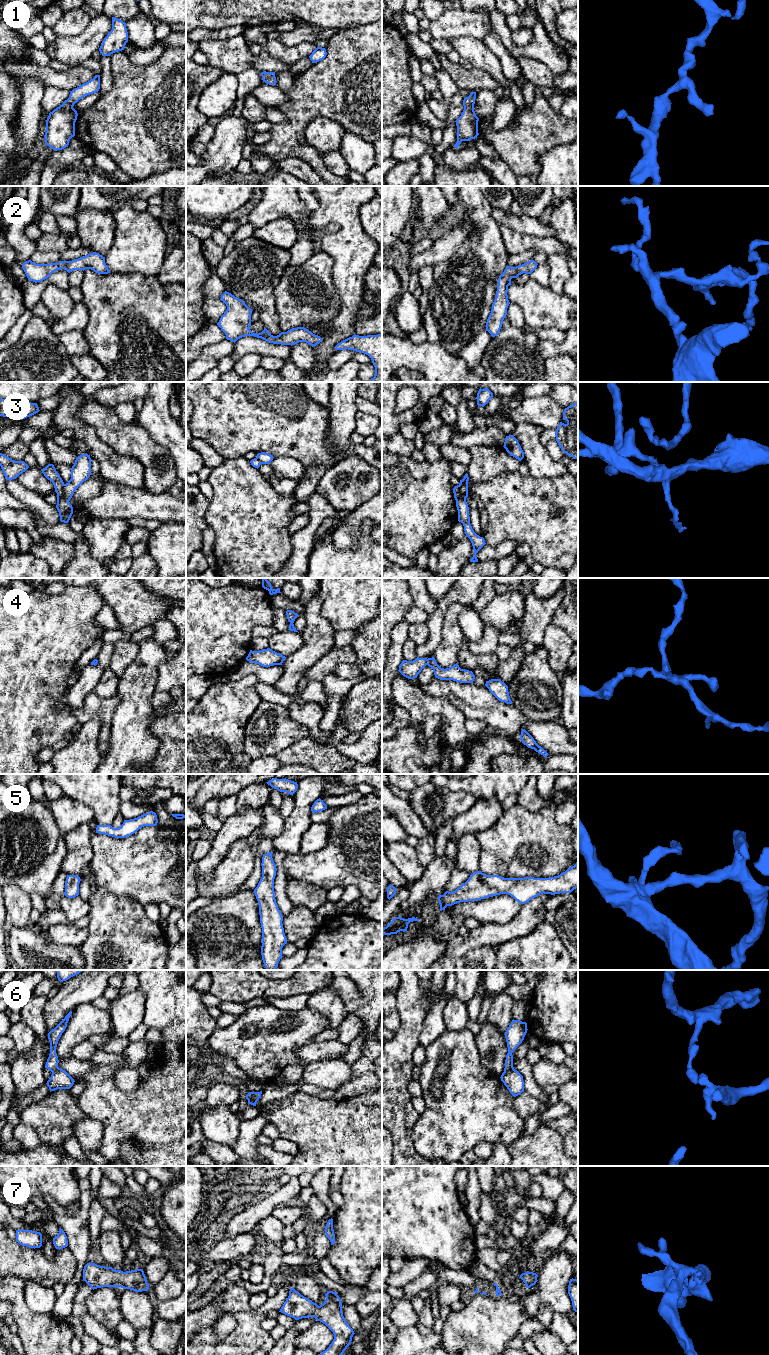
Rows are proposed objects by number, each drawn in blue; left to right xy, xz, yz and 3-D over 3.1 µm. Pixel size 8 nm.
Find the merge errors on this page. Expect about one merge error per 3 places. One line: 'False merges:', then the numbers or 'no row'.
False merges: 3, 6

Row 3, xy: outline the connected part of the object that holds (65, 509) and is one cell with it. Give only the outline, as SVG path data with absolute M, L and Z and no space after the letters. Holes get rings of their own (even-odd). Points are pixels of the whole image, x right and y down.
M48 464L45 468L41 469L44 476L50 480L55 488L55 492L57 493L57 505L56 508L59 512L60 521L64 523L68 523L72 514L73 507L69 501L63 498L63 486L64 482L60 477L59 473L56 471L53 464Z

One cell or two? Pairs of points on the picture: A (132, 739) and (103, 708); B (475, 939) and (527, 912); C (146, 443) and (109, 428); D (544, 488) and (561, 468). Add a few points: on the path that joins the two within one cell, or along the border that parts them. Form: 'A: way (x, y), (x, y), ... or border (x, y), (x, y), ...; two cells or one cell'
A: border (118, 695), (119, 702), (113, 715), (108, 741); two cells
B: way (488, 935), (509, 931), (515, 925); one cell
C: way (137, 442), (118, 435); one cell
D: border (567, 473), (553, 477), (531, 476); two cells

